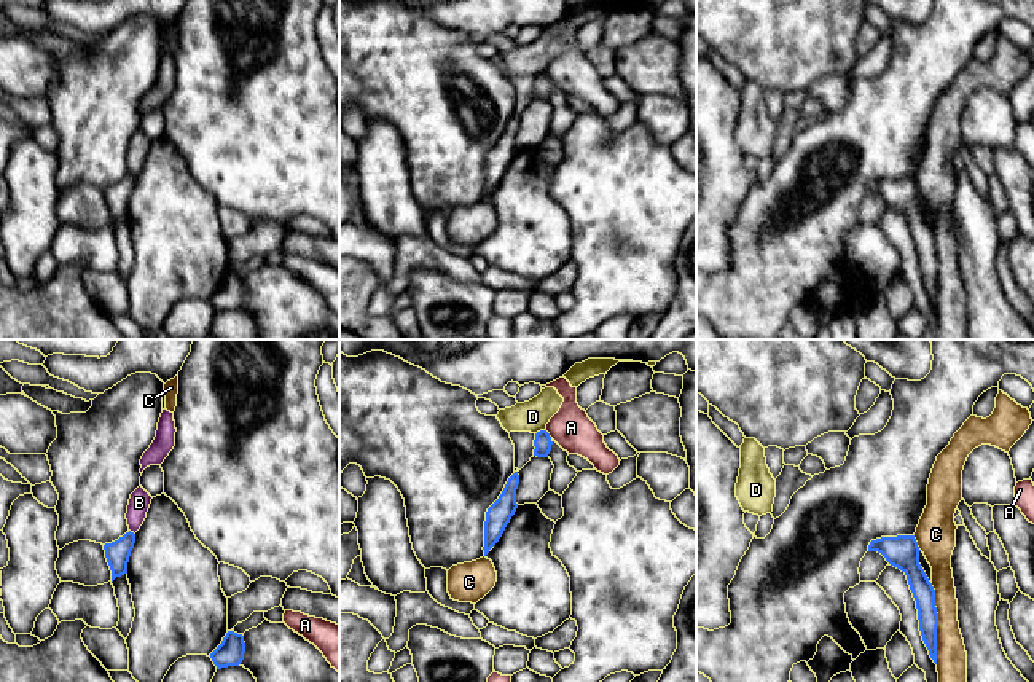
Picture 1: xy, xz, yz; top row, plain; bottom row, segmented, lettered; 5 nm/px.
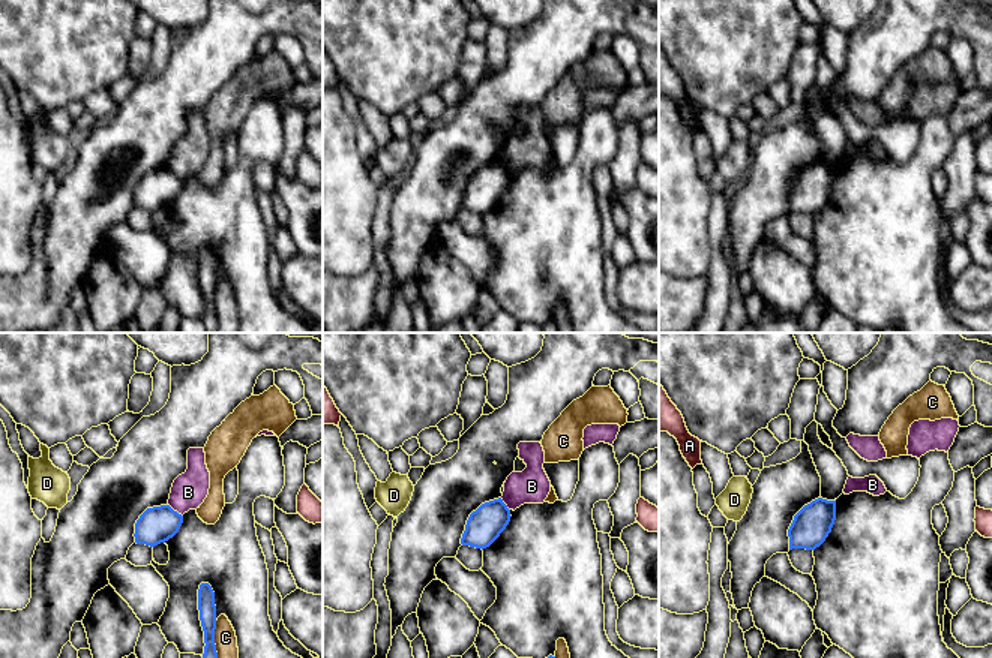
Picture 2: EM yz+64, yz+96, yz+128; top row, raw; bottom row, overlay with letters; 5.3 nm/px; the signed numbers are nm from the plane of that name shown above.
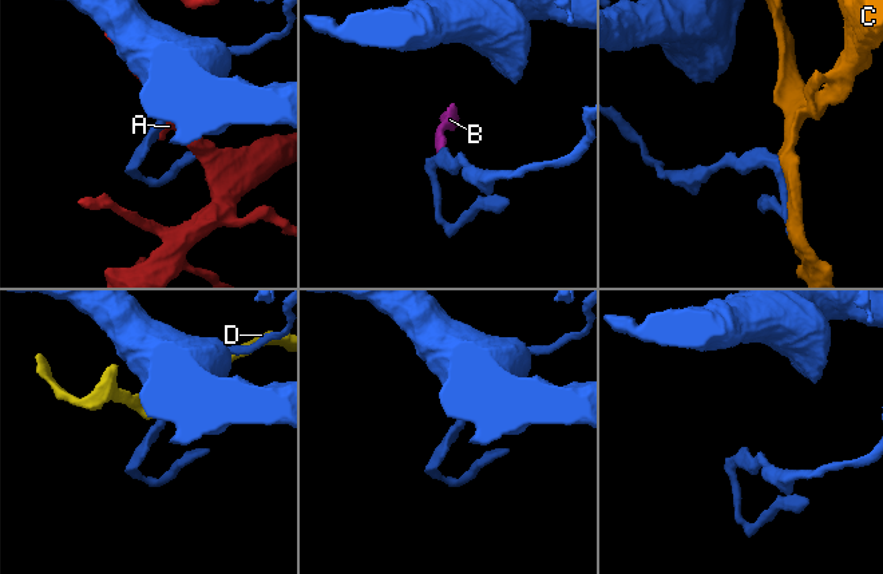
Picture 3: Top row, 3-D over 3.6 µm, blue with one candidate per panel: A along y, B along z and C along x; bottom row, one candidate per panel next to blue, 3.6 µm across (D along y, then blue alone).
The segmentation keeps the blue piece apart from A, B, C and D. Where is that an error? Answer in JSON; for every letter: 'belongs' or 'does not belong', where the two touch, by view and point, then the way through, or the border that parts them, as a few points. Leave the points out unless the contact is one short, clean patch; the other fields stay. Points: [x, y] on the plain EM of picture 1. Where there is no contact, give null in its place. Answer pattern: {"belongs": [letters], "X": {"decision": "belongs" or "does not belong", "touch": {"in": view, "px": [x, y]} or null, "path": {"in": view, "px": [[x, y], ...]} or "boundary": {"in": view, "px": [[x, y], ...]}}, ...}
{"belongs": [], "A": {"decision": "does not belong", "touch": {"in": "xz", "px": [548, 77]}}, "B": {"decision": "does not belong", "touch": {"in": "xy", "px": [133, 176]}, "boundary": {"in": "xy", "px": [[129, 172], [134, 177]]}}, "C": {"decision": "does not belong", "touch": {"in": "yz", "px": [937, 266]}}, "D": {"decision": "does not belong", "touch": {"in": "xz", "px": [540, 74]}}}

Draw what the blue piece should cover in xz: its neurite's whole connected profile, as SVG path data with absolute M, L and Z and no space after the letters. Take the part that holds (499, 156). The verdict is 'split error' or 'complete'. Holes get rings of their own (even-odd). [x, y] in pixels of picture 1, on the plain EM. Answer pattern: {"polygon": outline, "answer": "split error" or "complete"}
{"polygon": "M515 115L499 142L488 151L486 164L484 164L484 199L489 193L499 185L502 180L507 167L510 166L511 159L515 158L518 147L516 147L516 132L519 127L519 118Z", "answer": "complete"}

